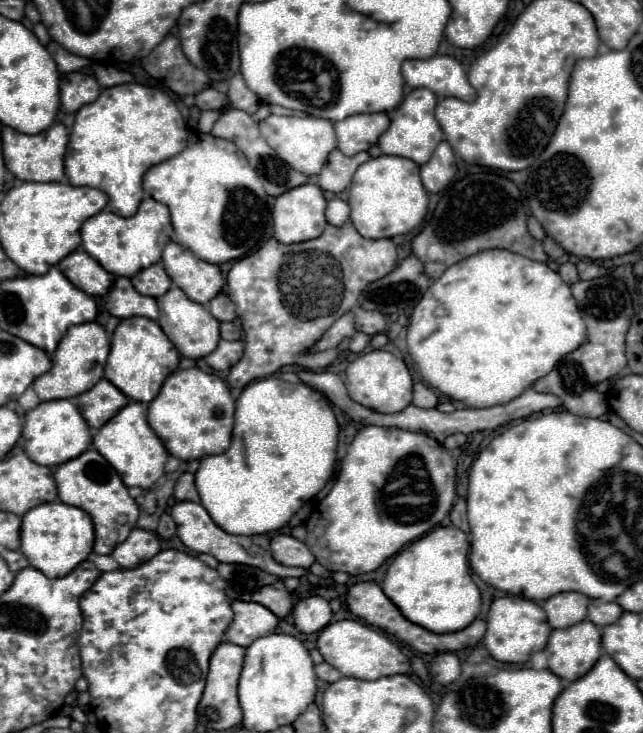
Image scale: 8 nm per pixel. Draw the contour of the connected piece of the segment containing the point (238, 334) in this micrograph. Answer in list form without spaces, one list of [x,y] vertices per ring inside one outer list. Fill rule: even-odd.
[[[222,322],[220,324],[220,336],[224,340],[240,340],[242,338],[242,330],[236,322]]]

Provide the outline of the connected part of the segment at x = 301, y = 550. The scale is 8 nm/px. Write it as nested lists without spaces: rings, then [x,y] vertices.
[[[274,534],[270,542],[270,552],[276,562],[284,566],[300,566],[300,568],[310,568],[314,562],[314,556],[306,548],[304,542],[292,538],[290,534]]]

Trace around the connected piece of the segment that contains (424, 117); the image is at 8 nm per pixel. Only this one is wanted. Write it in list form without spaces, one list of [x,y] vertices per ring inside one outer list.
[[[416,88],[412,90],[404,102],[390,112],[390,128],[380,136],[378,146],[382,154],[392,154],[392,156],[402,156],[410,158],[416,164],[424,164],[430,160],[432,152],[436,146],[442,142],[442,128],[434,118],[434,108],[436,108],[436,96],[428,88]]]

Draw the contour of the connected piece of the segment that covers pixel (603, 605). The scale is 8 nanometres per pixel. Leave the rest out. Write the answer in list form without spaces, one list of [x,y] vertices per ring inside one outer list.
[[[592,600],[588,606],[588,620],[592,620],[596,626],[614,624],[620,618],[620,614],[622,614],[622,608],[616,602]]]

